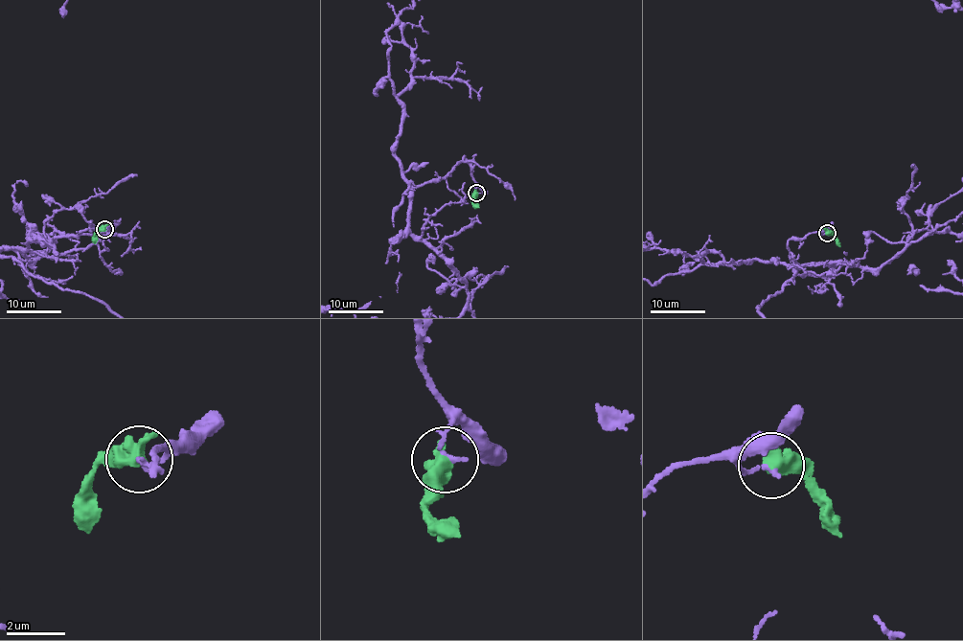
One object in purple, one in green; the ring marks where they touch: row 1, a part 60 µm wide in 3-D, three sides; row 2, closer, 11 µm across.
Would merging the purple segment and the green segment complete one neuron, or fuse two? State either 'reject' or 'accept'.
reject

